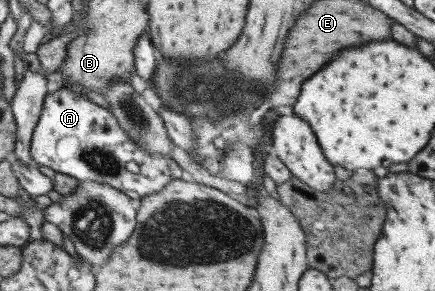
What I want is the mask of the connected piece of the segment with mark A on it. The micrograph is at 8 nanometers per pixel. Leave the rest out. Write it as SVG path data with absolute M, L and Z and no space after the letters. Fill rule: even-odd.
M64 87L47 94L42 114L31 138L30 154L35 166L48 166L55 170L57 176L67 174L80 183L96 181L109 184L112 188L125 192L136 205L143 196L161 191L166 184L174 179L180 179L183 174L183 170L172 157L150 154L141 144L133 142L109 109L98 106L87 98L82 98L80 93Z

